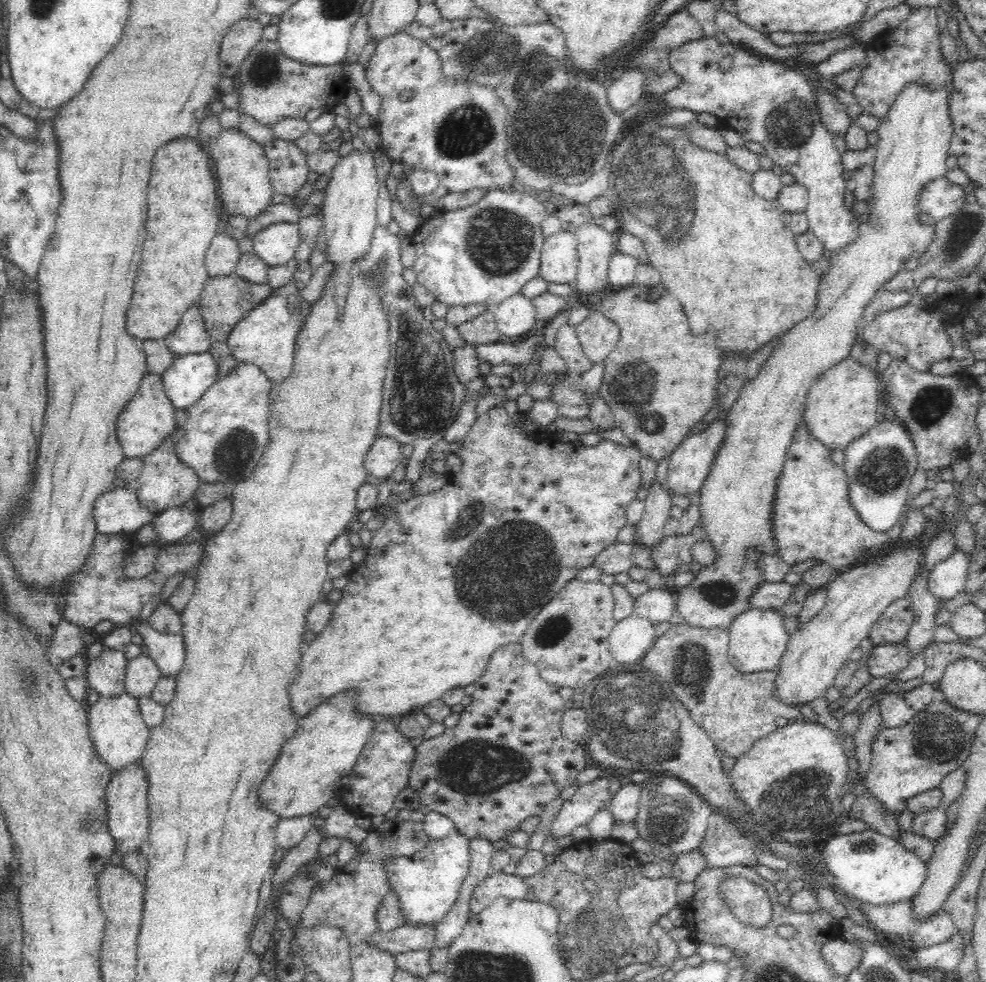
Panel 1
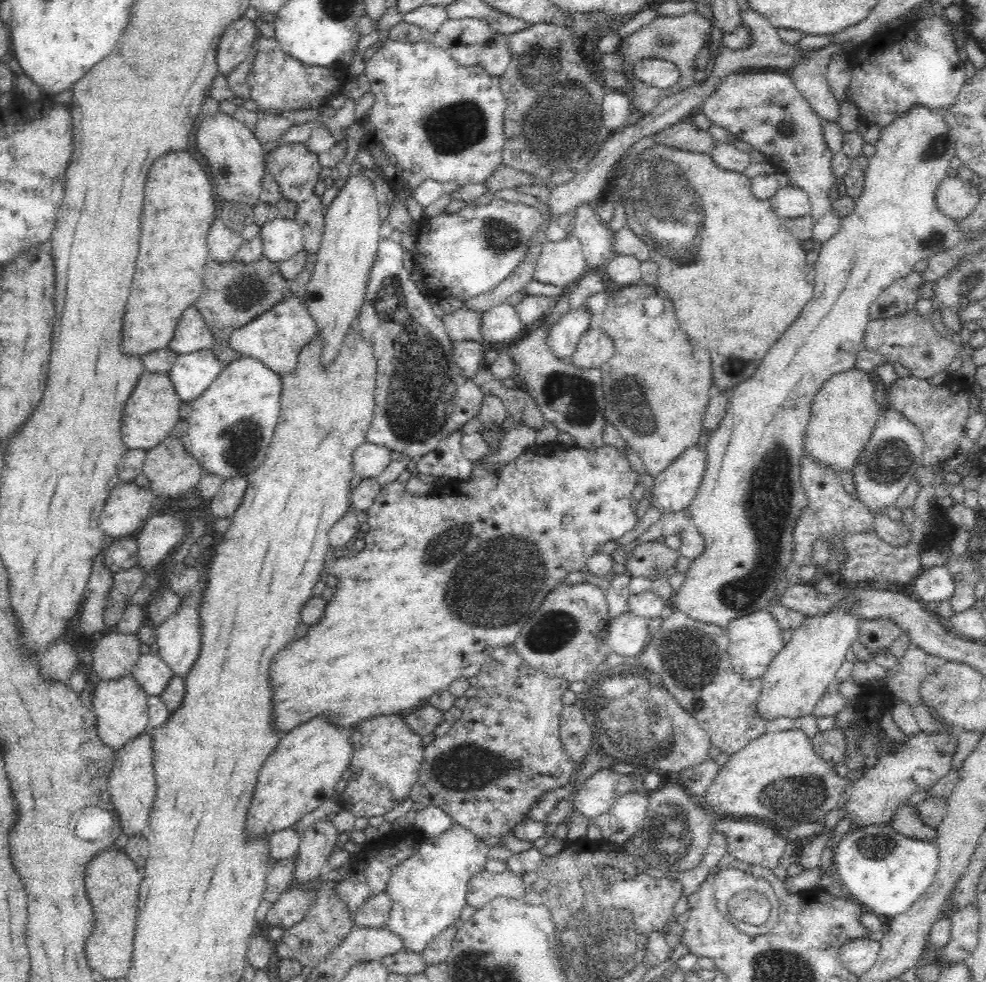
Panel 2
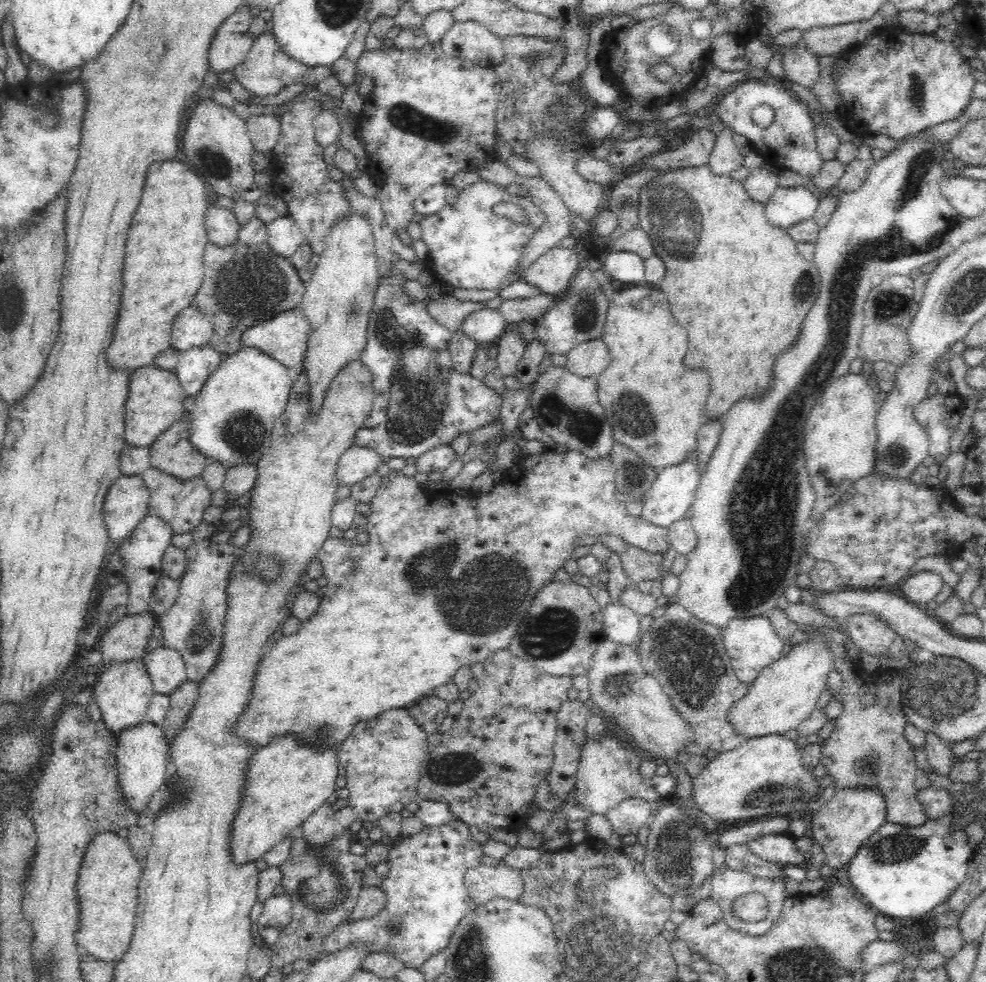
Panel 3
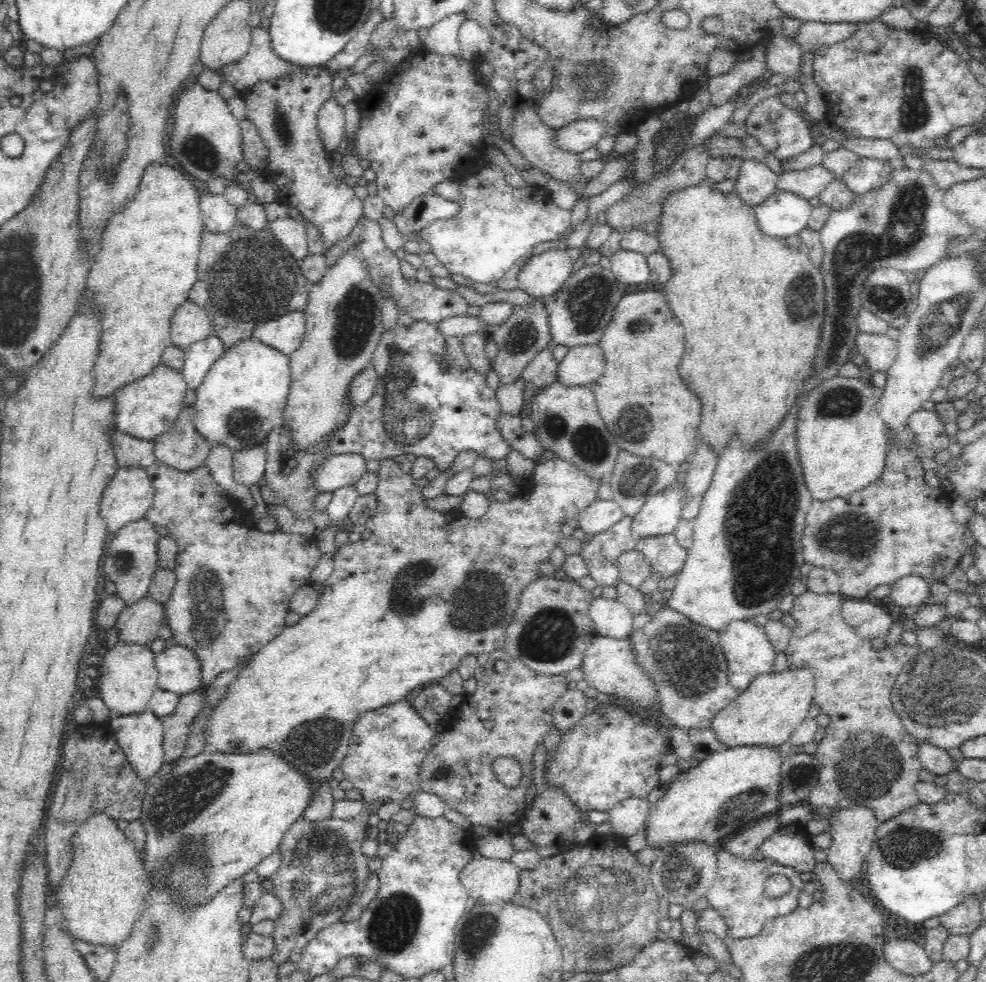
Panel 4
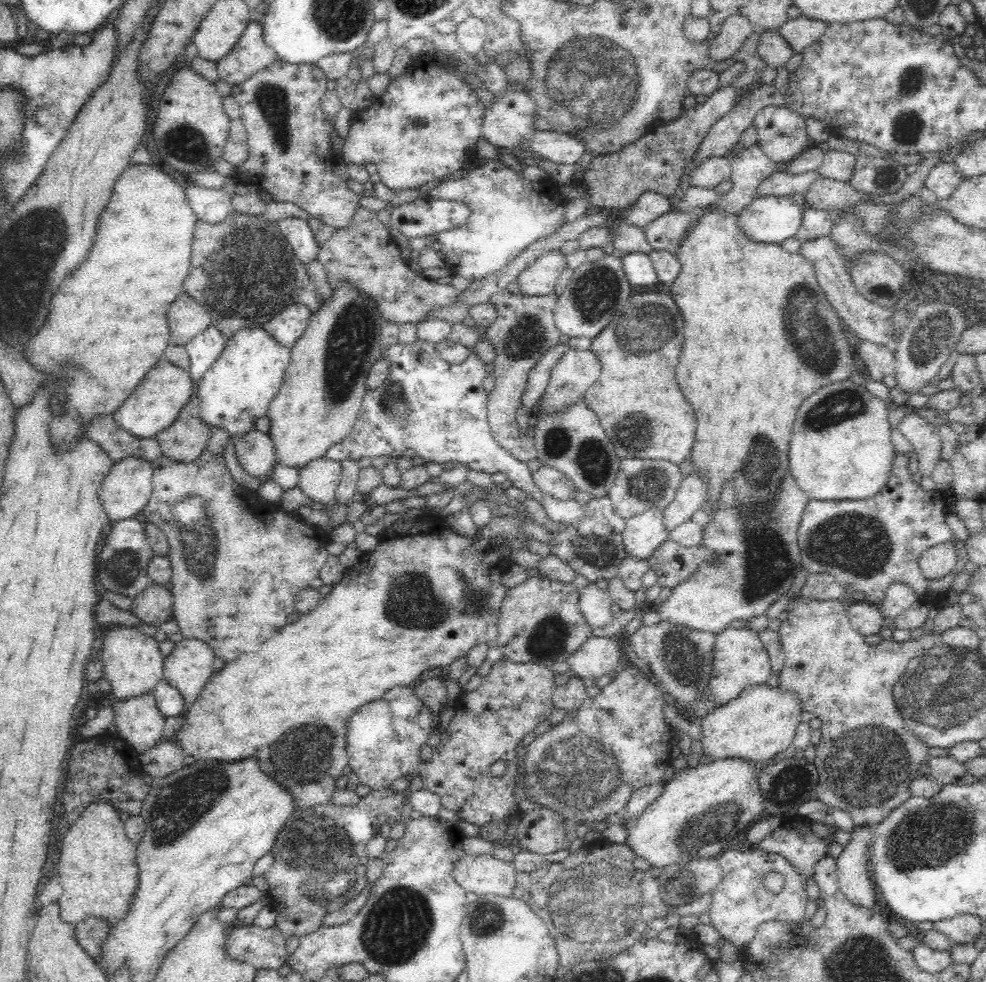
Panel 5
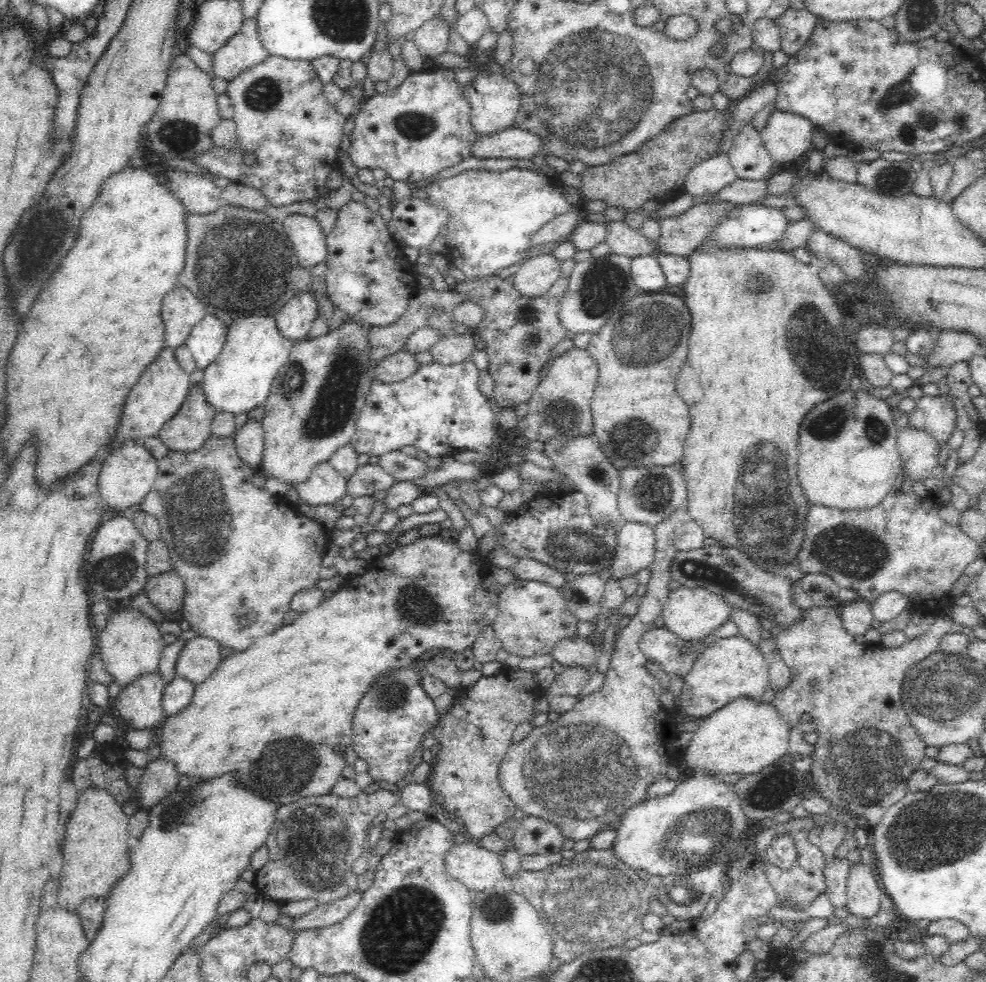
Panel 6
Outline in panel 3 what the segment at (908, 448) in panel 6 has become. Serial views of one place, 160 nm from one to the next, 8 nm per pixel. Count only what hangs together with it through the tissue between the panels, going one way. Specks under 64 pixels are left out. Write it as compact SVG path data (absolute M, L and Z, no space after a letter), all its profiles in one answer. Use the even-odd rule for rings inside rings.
M936 393L935 395L926 395L913 410L913 416L919 423L919 426L925 431L929 441L928 461L942 464L950 453L950 440L957 432L963 416L962 410L965 408L965 401L953 393L948 396Z

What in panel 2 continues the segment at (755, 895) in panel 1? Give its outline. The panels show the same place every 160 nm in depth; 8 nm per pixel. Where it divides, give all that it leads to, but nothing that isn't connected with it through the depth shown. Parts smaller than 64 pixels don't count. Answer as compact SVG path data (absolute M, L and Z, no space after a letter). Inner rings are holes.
M720 869L713 878L714 897L718 911L730 922L737 930L748 934L750 937L757 935L768 935L774 930L779 922L780 903L775 894L775 890L766 880L751 875L750 873L735 869ZM754 890L762 892L771 905L768 921L761 926L746 924L733 918L728 909L730 900L742 891Z

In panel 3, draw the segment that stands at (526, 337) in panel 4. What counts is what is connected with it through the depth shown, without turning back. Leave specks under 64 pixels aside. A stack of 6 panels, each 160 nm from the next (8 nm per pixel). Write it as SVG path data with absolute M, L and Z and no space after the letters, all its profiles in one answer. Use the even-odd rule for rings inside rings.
M511 327L497 341L498 354L495 358L498 370L502 376L514 375L516 366L524 354L526 343L518 334L515 327Z

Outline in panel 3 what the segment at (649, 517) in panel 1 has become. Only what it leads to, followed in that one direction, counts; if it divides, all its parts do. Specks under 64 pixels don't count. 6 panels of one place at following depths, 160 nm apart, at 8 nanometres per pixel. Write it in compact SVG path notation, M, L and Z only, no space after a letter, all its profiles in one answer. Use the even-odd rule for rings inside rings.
M641 284L621 291L609 291L608 310L601 339L608 345L611 361L596 376L599 403L613 427L616 441L628 446L644 464L656 470L681 464L696 451L698 430L706 418L706 396L710 378L706 370L684 366L688 334L670 314L668 298Z

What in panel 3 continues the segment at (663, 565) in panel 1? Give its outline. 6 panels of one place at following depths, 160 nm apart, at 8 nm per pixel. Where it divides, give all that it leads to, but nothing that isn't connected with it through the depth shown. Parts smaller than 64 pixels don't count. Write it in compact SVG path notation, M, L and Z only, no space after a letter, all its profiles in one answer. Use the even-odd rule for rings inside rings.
M632 545L619 555L621 564L630 583L638 584L642 580L656 580L660 576L665 561L664 553L652 554Z

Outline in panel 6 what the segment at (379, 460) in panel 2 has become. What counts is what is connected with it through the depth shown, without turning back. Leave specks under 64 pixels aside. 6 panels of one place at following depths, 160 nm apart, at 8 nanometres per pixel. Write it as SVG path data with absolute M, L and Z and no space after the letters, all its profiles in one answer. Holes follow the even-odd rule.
M329 462L317 465L305 482L296 485L300 502L312 506L333 505L347 494L347 481Z

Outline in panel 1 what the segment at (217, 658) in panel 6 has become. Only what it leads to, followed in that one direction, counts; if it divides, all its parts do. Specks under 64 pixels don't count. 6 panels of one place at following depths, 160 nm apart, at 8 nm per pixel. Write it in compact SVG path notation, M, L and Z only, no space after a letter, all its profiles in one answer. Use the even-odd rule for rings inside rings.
M138 655L126 662L125 693L136 698L150 697L161 677L160 669L149 655Z

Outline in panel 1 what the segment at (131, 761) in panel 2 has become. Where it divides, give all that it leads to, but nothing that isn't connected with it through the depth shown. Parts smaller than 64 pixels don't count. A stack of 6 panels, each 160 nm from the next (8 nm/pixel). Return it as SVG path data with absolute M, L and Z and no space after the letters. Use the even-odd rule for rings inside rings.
M140 764L130 765L111 776L106 789L106 825L114 839L114 850L122 856L140 851L149 832L147 803L148 781Z

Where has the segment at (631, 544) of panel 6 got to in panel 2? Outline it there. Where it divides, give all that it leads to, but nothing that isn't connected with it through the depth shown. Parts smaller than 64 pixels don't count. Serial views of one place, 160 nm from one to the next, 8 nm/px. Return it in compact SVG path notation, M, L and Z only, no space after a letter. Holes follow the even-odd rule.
M697 444L684 450L654 479L654 508L664 515L688 507L702 483L707 458L706 448Z

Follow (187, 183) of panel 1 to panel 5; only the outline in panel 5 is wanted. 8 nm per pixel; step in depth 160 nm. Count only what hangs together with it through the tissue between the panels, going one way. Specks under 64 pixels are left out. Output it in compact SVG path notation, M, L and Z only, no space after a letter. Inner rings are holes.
M129 165L126 170L116 179L113 186L112 196L102 212L102 216L99 218L97 224L98 230L96 233L96 246L92 246L88 258L84 261L84 264L78 266L78 270L74 269L63 281L55 294L56 298L52 297L52 306L50 306L50 314L48 314L48 322L44 322L44 326L38 330L36 338L32 338L30 342L27 342L28 346L25 346L23 355L30 361L30 364L40 372L46 372L46 374L60 374L60 366L64 362L72 364L76 374L74 374L74 380L72 384L66 388L66 394L68 394L68 402L66 402L66 410L62 416L54 416L52 424L50 424L50 434L52 434L52 442L56 448L62 448L62 446L68 446L72 444L74 440L78 440L84 430L82 430L82 424L92 420L94 416L98 414L110 414L114 413L114 410L118 410L118 406L128 398L128 395L136 384L140 384L144 378L144 374L156 364L160 362L160 358L163 358L164 351L171 345L171 334L168 320L166 320L166 310L170 306L170 302L174 302L180 294L182 294L182 284L190 272L190 250L193 243L193 232L196 226L198 217L192 211L191 204L187 199L185 188L178 183L178 180L172 178L166 172L162 171L160 166L156 165Z

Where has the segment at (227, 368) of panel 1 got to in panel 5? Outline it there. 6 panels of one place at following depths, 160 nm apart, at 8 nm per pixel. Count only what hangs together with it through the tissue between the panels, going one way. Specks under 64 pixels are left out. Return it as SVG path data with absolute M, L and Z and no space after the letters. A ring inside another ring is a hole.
M232 211L224 222L218 224L196 221L191 250L192 270L184 282L184 292L188 292L200 306L204 307L204 310L210 313L213 324L220 329L226 340L232 338L237 330L262 327L288 305L300 303L306 305L310 312L316 312L320 308L322 299L310 282L305 264L300 262L277 225L262 216Z

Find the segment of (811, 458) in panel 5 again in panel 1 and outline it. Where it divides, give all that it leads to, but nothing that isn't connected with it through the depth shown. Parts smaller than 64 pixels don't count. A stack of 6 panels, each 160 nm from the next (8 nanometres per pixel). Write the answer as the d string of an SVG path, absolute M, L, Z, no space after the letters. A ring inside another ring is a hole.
M852 357L844 358L824 372L810 384L807 394L804 423L810 435L822 442L829 451L842 451L860 436L868 433L878 423L878 376L876 370Z

